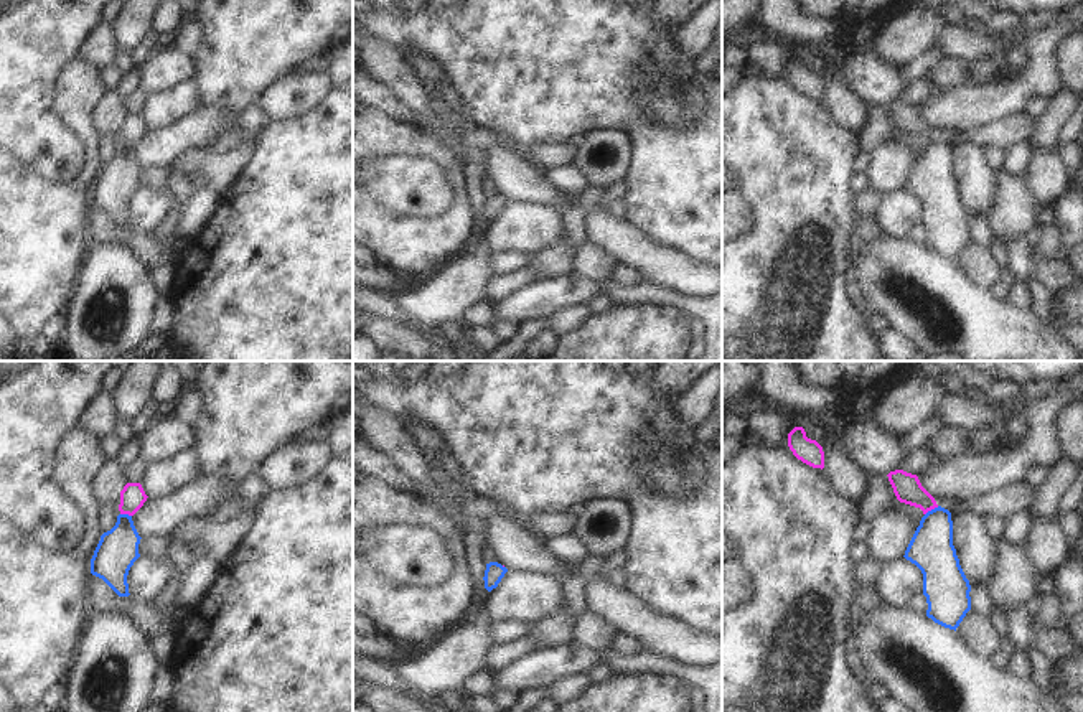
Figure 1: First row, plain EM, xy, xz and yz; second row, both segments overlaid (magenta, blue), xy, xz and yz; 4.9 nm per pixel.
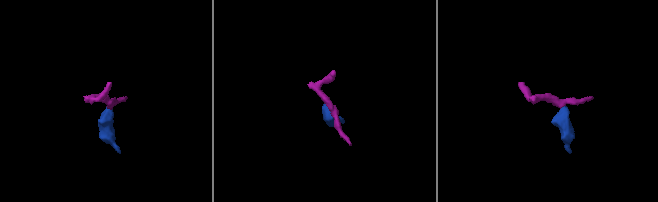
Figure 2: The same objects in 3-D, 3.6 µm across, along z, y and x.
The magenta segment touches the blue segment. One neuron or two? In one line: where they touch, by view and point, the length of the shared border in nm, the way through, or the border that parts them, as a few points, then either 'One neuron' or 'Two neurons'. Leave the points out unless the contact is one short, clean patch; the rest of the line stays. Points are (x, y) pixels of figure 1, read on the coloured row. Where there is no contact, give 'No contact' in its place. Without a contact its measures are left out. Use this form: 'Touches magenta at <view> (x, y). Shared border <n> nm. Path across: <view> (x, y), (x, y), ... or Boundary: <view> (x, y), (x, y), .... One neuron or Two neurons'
Touches magenta at yz (932, 508). Shared border 80 nm. Path across: yz (907, 487), (932, 508), (932, 551). One neuron.

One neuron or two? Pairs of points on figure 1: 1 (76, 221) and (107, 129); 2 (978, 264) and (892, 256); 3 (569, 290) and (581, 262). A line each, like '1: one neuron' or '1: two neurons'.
1: two neurons
2: two neurons
3: two neurons

